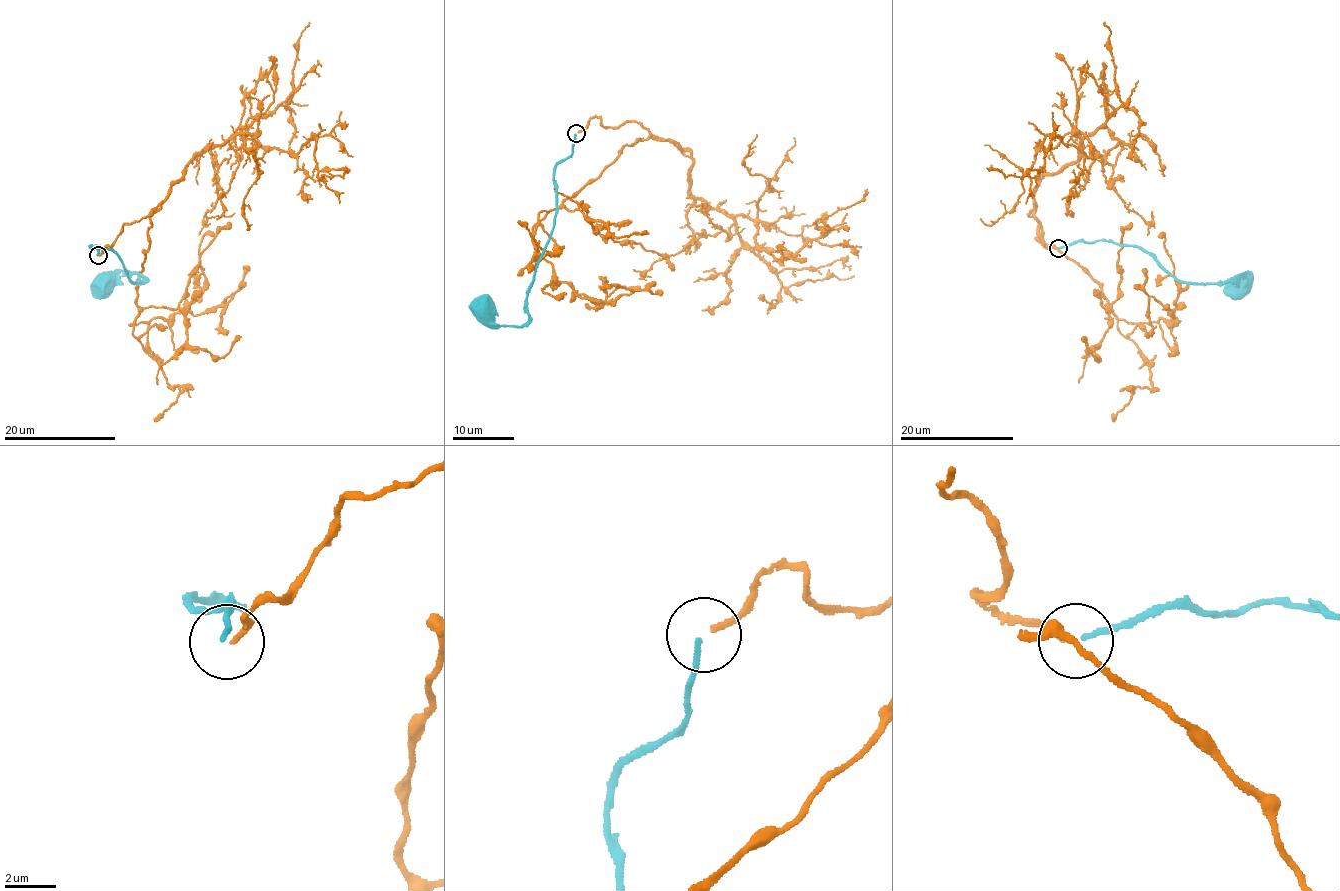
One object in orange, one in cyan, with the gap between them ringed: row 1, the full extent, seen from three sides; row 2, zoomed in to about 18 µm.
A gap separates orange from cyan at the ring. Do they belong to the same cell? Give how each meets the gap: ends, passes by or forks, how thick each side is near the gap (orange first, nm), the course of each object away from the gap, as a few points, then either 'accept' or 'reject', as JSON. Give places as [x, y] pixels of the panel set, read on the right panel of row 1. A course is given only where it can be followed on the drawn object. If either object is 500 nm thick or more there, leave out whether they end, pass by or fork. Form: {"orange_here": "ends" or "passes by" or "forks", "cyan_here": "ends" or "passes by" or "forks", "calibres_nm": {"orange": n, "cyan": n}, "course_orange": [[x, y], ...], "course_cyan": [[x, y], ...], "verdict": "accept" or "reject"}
{"orange_here": "ends", "cyan_here": "ends", "calibres_nm": {"orange": 200, "cyan": 180}, "course_orange": [[1056, 248], [1028, 217], [1036, 186], [1088, 139], [1087, 157], [1048, 136], [1034, 176], [986, 167]], "course_cyan": [[1058, 248], [1078, 241], [1139, 246], [1178, 279], [1225, 282], [1246, 273], [1247, 280], [1235, 291], [1239, 289]], "verdict": "reject"}

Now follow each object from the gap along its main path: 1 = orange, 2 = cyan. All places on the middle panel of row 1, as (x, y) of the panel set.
1: (578, 132), (634, 121), (678, 146), (692, 194), (750, 218), (775, 258), (867, 188)
2: (576, 133), (572, 153), (553, 171), (555, 218), (526, 298), (528, 317), (521, 326), (503, 326), (483, 311)

